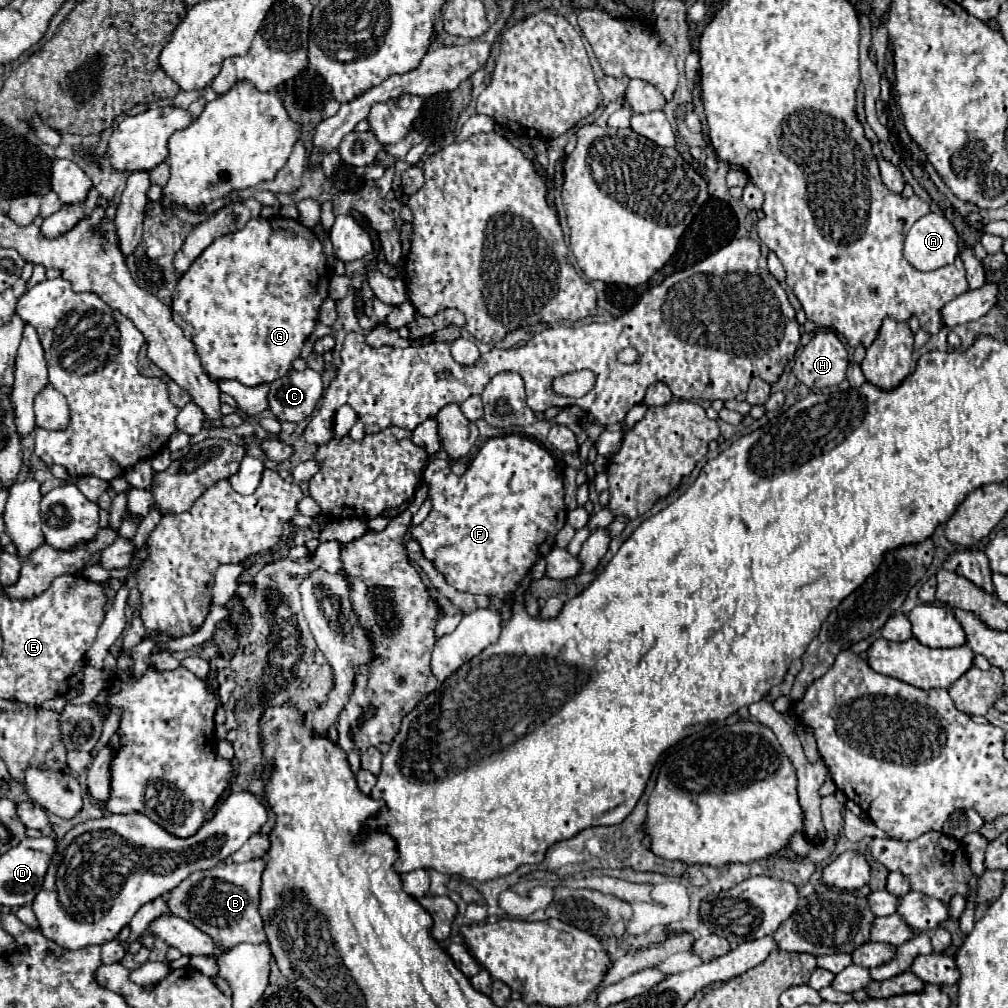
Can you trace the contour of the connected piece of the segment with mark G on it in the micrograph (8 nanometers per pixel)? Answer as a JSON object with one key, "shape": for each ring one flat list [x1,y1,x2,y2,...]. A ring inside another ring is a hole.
{"shape":[[255,218,243,230,217,238,179,278,171,304,173,320,195,344,209,378,239,380,245,386,273,382,291,370,291,362,313,332,319,306,327,298,329,274,321,242,313,230,297,220,291,228,285,218]]}

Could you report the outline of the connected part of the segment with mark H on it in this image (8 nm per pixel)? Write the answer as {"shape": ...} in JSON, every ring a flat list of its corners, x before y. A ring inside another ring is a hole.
{"shape":[[817,332,793,364,793,374,811,390,837,386,845,380,847,348,835,332]]}

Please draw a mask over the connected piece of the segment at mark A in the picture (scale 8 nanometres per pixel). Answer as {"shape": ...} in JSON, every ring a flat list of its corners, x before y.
{"shape":[[927,214,907,232,903,252,917,270,937,270,959,254,959,236,943,214]]}

